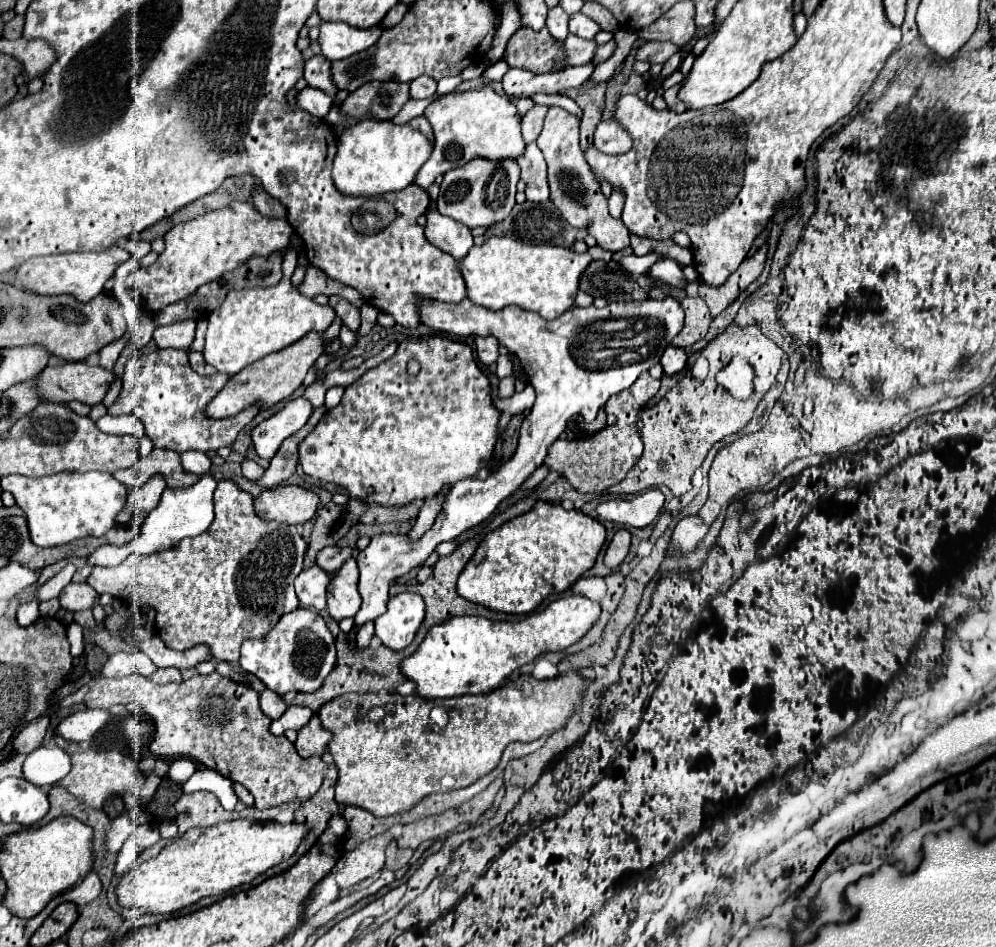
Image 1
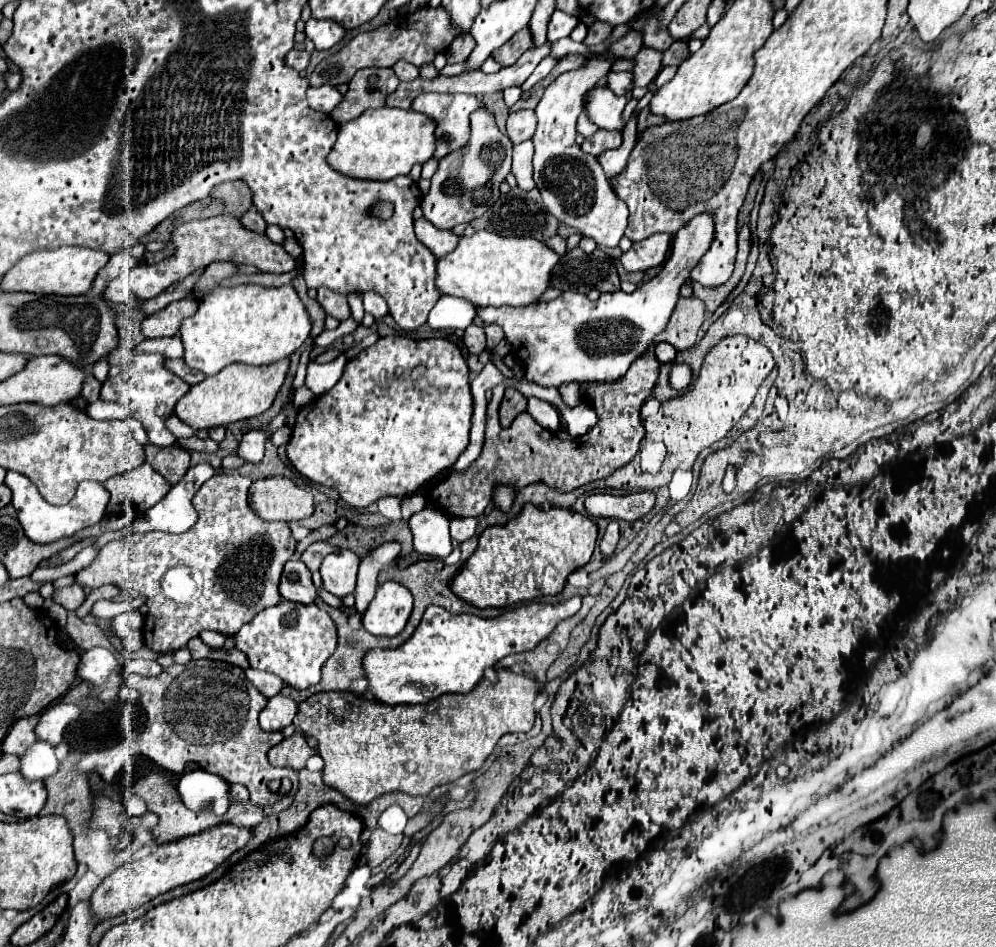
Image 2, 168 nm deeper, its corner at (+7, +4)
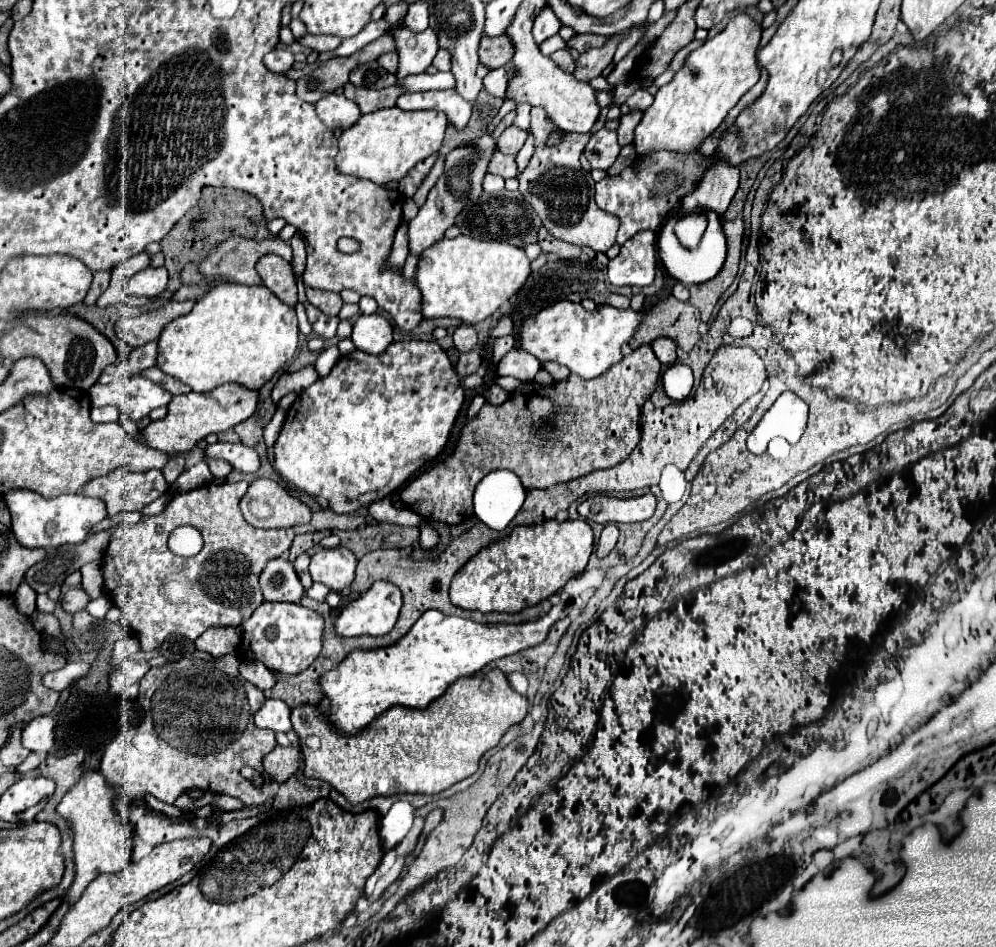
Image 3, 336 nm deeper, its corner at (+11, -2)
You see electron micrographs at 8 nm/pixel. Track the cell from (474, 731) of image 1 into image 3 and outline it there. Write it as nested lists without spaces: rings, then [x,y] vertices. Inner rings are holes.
[[[499,669],[489,671],[483,677],[461,677],[449,689],[429,703],[425,709],[411,709],[411,707],[391,707],[383,715],[379,715],[369,727],[365,727],[361,733],[351,737],[337,737],[337,733],[327,725],[325,713],[319,713],[315,707],[299,707],[293,709],[291,721],[293,731],[299,735],[299,747],[303,755],[303,773],[307,777],[323,779],[331,787],[335,787],[351,805],[363,803],[377,795],[397,795],[397,793],[441,793],[443,789],[449,789],[451,785],[471,777],[477,767],[479,759],[485,751],[493,749],[503,733],[511,727],[523,721],[527,715],[527,699],[513,691],[509,681],[505,679],[505,673]],[[489,681],[489,689],[483,689],[483,683]],[[317,739],[319,745],[313,741]]]

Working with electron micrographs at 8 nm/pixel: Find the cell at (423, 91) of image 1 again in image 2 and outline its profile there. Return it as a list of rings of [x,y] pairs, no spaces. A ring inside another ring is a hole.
[[[407,61],[395,63],[393,71],[397,73],[399,81],[413,81],[413,79],[417,79],[417,77],[419,77],[419,69],[417,69],[417,67],[413,67],[413,65],[409,65]]]

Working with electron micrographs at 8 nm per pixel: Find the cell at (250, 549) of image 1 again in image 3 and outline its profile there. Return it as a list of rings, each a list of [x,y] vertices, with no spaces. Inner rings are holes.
[[[211,481],[197,489],[175,493],[159,515],[141,517],[137,523],[119,523],[115,527],[113,539],[101,561],[105,591],[121,611],[121,625],[137,635],[143,651],[157,649],[171,633],[185,635],[193,641],[209,627],[241,625],[253,613],[253,609],[263,603],[259,575],[269,559],[281,557],[281,553],[291,547],[291,539],[287,537],[285,529],[255,529],[247,525],[239,509],[239,501],[245,491],[245,481]],[[179,525],[193,525],[201,531],[205,545],[197,555],[177,557],[169,551],[167,537]]]

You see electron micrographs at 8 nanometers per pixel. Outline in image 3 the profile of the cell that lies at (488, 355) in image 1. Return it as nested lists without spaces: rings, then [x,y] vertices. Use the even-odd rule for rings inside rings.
[[[461,325],[453,333],[453,343],[457,351],[471,351],[477,345],[477,333],[473,325]]]

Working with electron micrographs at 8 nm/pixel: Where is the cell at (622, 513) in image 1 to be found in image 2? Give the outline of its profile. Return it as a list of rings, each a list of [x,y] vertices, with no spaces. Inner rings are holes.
[[[639,491],[631,495],[589,495],[585,499],[585,509],[593,517],[607,517],[607,519],[623,519],[623,521],[637,521],[645,517],[655,505],[653,491]]]

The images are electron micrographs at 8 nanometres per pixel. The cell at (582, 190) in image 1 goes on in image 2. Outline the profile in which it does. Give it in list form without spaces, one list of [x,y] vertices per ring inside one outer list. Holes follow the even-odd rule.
[[[591,59],[585,69],[563,73],[553,81],[553,85],[545,89],[539,105],[535,107],[539,125],[533,135],[533,167],[537,189],[541,191],[543,203],[549,213],[553,213],[561,223],[579,229],[581,235],[595,239],[597,245],[617,247],[627,227],[627,205],[611,191],[597,159],[585,155],[575,143],[575,123],[585,95],[589,89],[593,89],[597,79],[607,75],[609,69],[611,63],[603,59]]]

